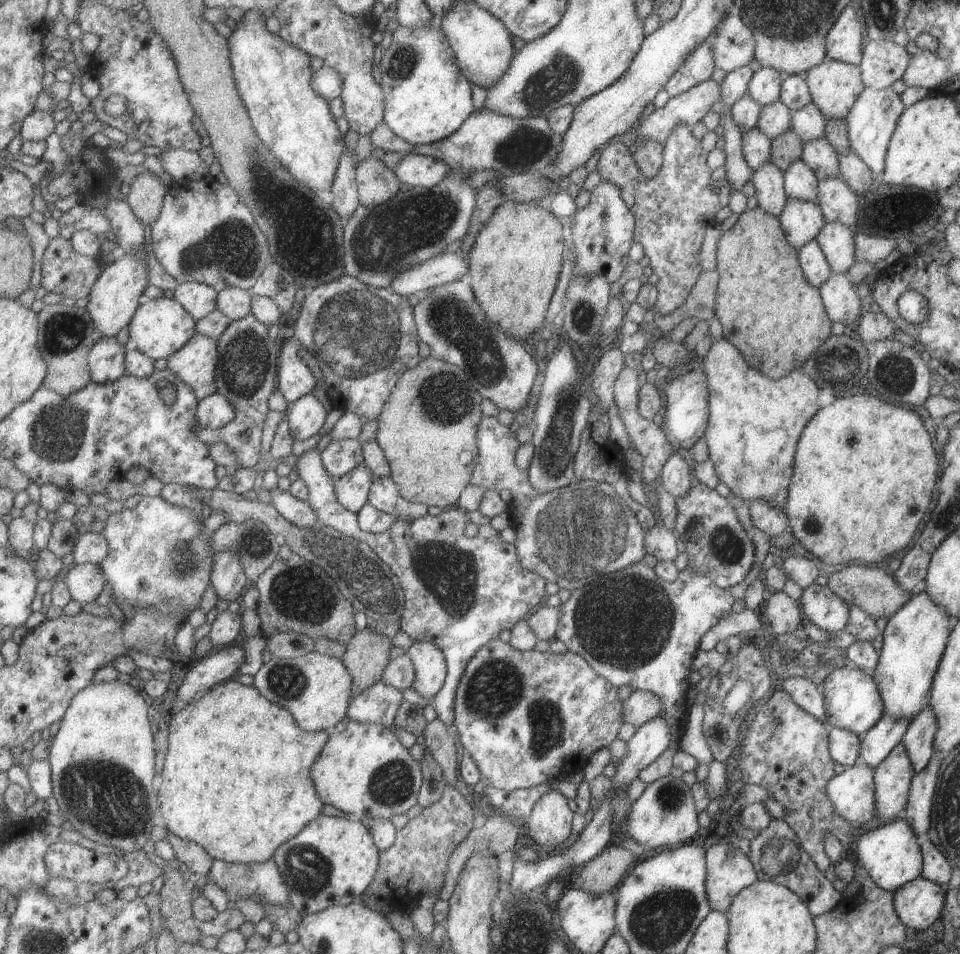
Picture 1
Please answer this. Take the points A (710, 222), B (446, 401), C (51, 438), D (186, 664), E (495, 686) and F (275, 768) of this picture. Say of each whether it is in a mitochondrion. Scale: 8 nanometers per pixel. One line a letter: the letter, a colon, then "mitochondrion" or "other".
A: other
B: mitochondrion
C: mitochondrion
D: other
E: mitochondrion
F: other

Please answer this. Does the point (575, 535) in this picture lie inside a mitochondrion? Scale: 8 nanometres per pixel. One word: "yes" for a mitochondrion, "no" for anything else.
yes

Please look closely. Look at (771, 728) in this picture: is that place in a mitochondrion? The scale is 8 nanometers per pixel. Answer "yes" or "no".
yes

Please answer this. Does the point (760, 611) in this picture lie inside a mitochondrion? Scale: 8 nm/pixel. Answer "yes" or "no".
no

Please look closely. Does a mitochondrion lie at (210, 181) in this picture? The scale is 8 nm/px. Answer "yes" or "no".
no

